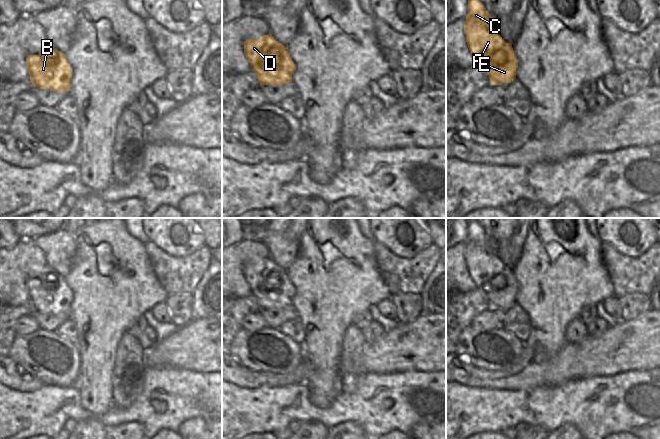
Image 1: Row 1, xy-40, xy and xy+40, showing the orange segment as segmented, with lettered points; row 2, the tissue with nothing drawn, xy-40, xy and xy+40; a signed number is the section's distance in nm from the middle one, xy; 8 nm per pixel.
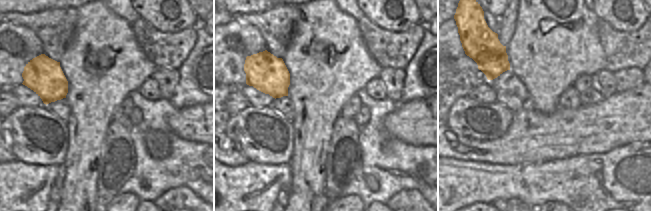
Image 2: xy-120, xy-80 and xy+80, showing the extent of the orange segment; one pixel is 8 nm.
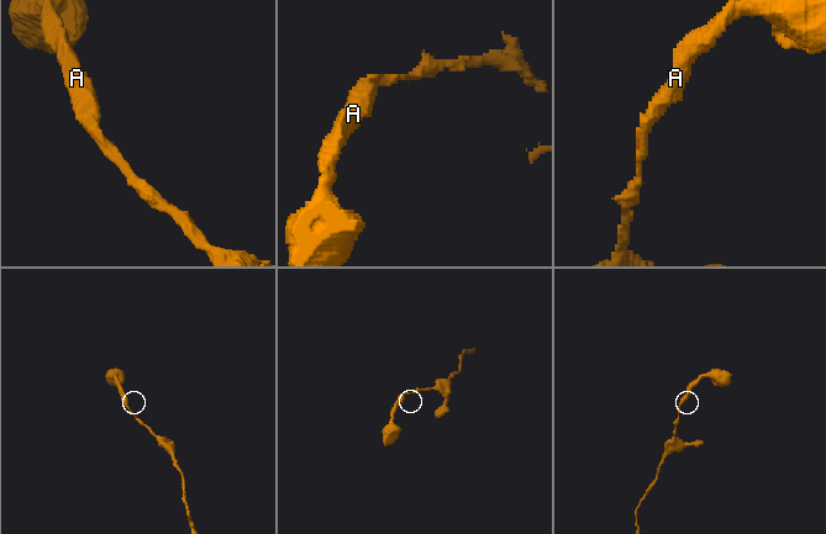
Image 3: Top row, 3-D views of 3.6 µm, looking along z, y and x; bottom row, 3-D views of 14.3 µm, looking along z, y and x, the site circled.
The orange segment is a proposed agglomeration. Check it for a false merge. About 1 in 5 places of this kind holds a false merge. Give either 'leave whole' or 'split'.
leave whole

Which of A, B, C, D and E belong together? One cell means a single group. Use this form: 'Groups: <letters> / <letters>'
Groups: A B C D E

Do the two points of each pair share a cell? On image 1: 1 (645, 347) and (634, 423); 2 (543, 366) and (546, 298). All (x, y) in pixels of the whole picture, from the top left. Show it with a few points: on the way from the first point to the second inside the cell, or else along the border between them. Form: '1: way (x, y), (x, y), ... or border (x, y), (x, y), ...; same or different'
1: border (649, 368), (646, 370), (623, 371), (618, 374); different
2: border (530, 336), (549, 356), (552, 356), (565, 343); different

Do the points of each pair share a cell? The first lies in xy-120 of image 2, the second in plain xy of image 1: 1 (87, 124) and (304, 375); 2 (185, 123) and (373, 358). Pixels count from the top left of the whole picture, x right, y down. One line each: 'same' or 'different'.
1: different
2: same

